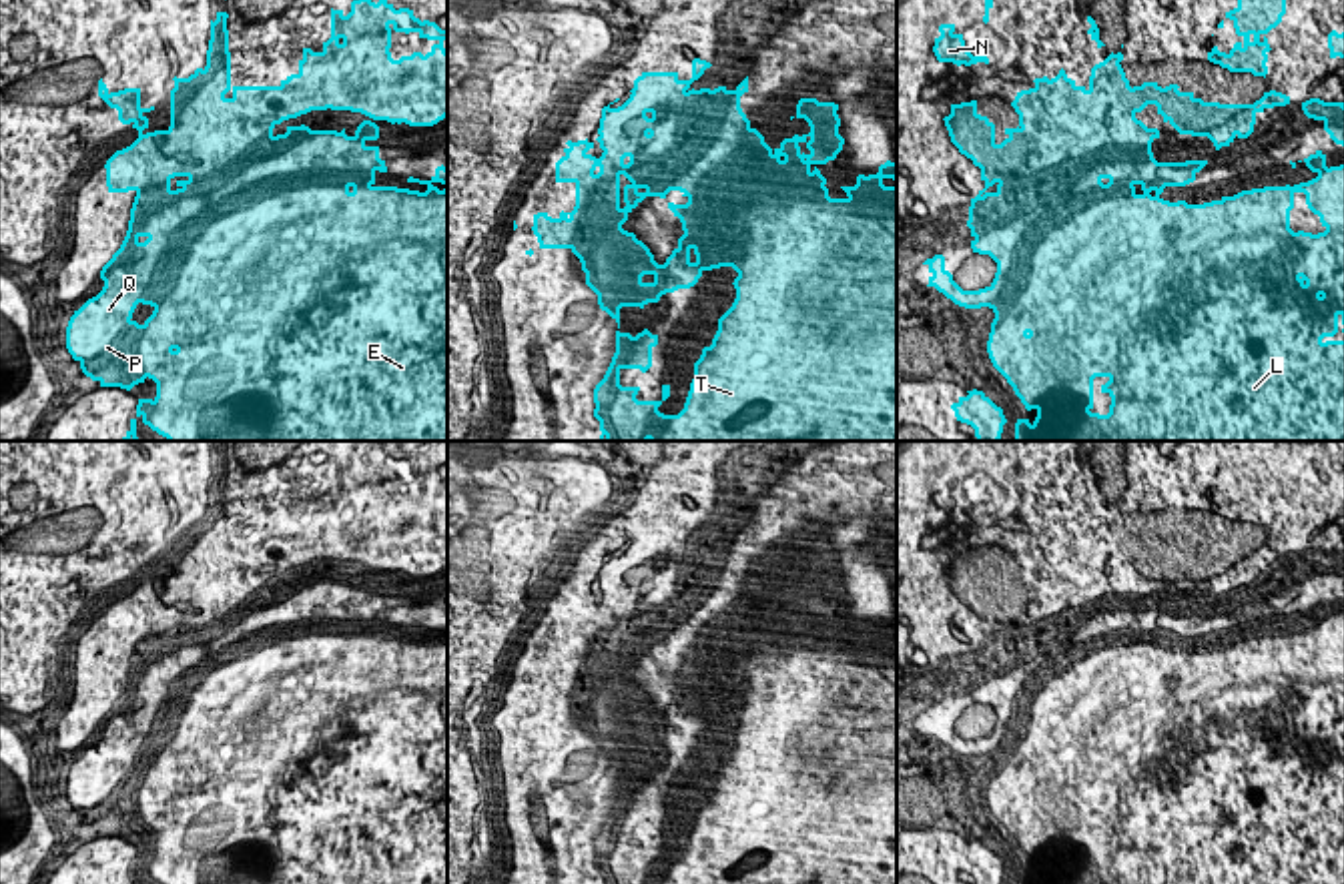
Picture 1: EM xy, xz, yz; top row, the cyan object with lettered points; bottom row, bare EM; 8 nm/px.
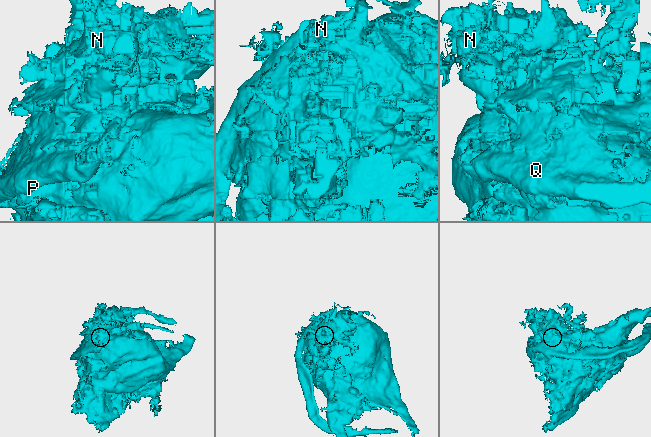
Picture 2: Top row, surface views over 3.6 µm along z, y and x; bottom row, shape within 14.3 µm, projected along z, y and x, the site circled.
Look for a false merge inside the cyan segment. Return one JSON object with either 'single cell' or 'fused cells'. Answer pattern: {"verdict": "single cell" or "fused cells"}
{"verdict": "fused cells"}

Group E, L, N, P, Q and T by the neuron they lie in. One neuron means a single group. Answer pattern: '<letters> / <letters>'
E L N P T / Q

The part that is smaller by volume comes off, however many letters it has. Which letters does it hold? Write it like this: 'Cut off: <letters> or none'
Cut off: Q

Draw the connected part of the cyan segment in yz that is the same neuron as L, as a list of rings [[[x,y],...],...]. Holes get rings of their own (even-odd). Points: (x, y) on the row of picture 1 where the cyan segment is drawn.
[[[1109,54],[1103,62],[1091,68],[1089,86],[1077,86],[1061,68],[1055,78],[1035,78],[1035,86],[1017,92],[1011,106],[1019,114],[1021,134],[1031,154],[1041,156],[1041,164],[1071,162],[1075,176],[1085,176],[1095,170],[1095,188],[1083,198],[1081,210],[1065,225],[1057,225],[1045,237],[1003,237],[1009,245],[1009,265],[1027,267],[1029,275],[1019,291],[1003,291],[999,299],[989,307],[995,313],[991,333],[987,341],[987,353],[993,367],[1007,379],[1015,395],[1021,399],[1027,411],[1035,409],[1037,417],[1017,419],[1015,441],[1344,441],[1344,341],[1332,337],[1344,325],[1344,164],[1326,166],[1326,154],[1316,150],[1304,158],[1306,166],[1318,176],[1286,186],[1264,186],[1242,190],[1234,196],[1222,196],[1220,200],[1204,204],[1188,204],[1186,200],[1169,202],[1159,194],[1165,186],[1186,186],[1196,180],[1196,174],[1208,164],[1208,160],[1186,162],[1157,162],[1151,152],[1151,142],[1159,138],[1157,128],[1147,128],[1135,118],[1147,104],[1157,106],[1157,114],[1163,122],[1169,122],[1180,134],[1208,136],[1216,150],[1230,146],[1234,138],[1248,138],[1254,132],[1256,114],[1266,108],[1290,104],[1290,96],[1270,90],[1264,92],[1254,104],[1220,104],[1204,102],[1194,92],[1180,92],[1178,84],[1161,88],[1157,82],[1143,82],[1141,86],[1129,86],[1121,68],[1123,54]],[[1304,192],[1308,208],[1320,216],[1324,233],[1312,235],[1290,229],[1290,210],[1294,208],[1294,194]],[[1107,377],[1101,385],[1101,393],[1111,397],[1109,413],[1093,413],[1093,379]]]

